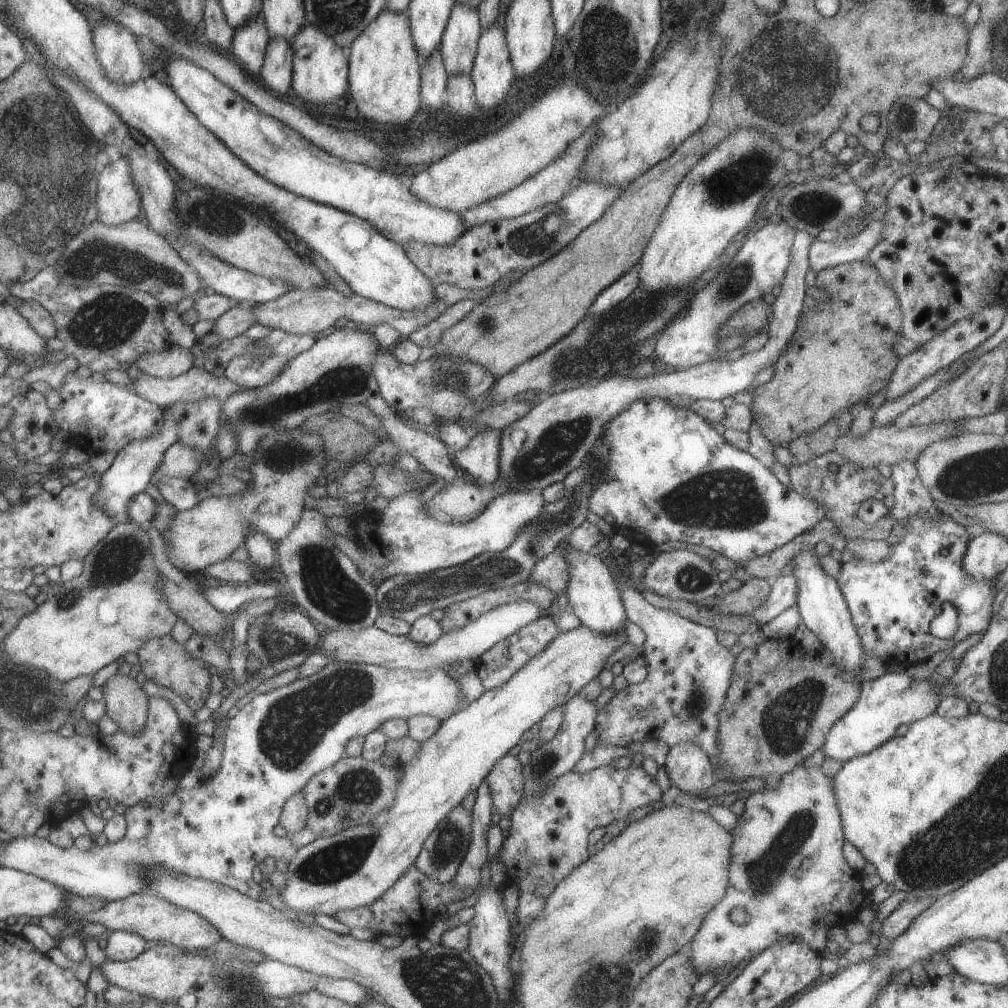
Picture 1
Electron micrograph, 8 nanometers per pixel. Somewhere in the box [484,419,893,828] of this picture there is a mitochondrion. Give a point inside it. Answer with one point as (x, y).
(728, 499)

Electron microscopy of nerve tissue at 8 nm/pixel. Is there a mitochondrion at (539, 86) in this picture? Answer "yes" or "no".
no

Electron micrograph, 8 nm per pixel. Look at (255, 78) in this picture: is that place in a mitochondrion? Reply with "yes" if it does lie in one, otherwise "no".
no

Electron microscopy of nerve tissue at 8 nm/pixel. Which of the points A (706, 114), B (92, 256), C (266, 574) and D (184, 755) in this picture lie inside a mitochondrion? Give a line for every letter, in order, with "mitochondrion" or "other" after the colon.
A: other
B: mitochondrion
C: other
D: other

